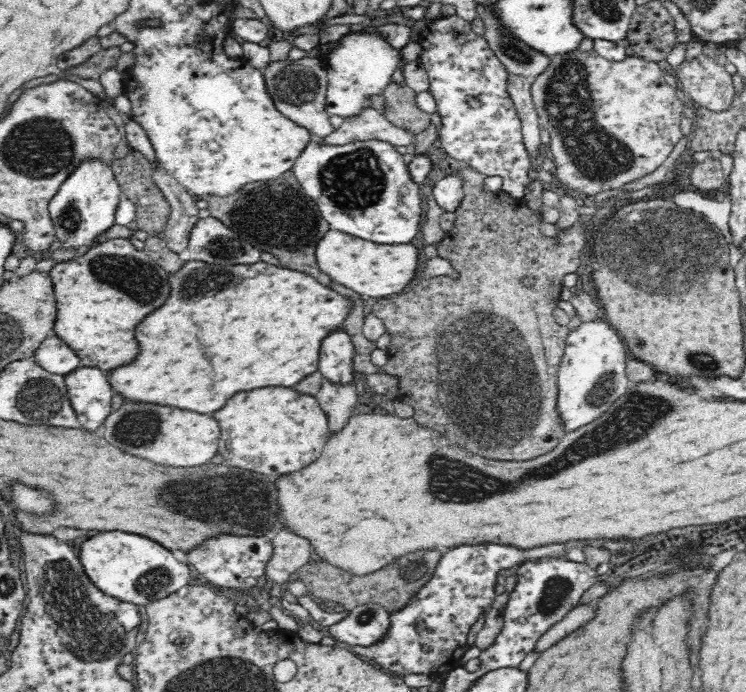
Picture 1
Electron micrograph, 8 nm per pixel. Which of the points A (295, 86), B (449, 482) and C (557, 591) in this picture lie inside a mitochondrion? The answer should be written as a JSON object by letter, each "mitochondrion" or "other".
{"A":"mitochondrion","B":"mitochondrion","C":"mitochondrion"}

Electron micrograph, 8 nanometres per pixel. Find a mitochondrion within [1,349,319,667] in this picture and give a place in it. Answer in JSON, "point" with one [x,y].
{"point":[90,635]}

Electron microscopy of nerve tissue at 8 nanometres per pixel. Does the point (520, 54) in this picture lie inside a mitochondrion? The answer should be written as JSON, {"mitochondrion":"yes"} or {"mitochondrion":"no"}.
{"mitochondrion":"yes"}

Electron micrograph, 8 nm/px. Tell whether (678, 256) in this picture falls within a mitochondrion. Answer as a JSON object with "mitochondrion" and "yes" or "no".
{"mitochondrion":"yes"}

